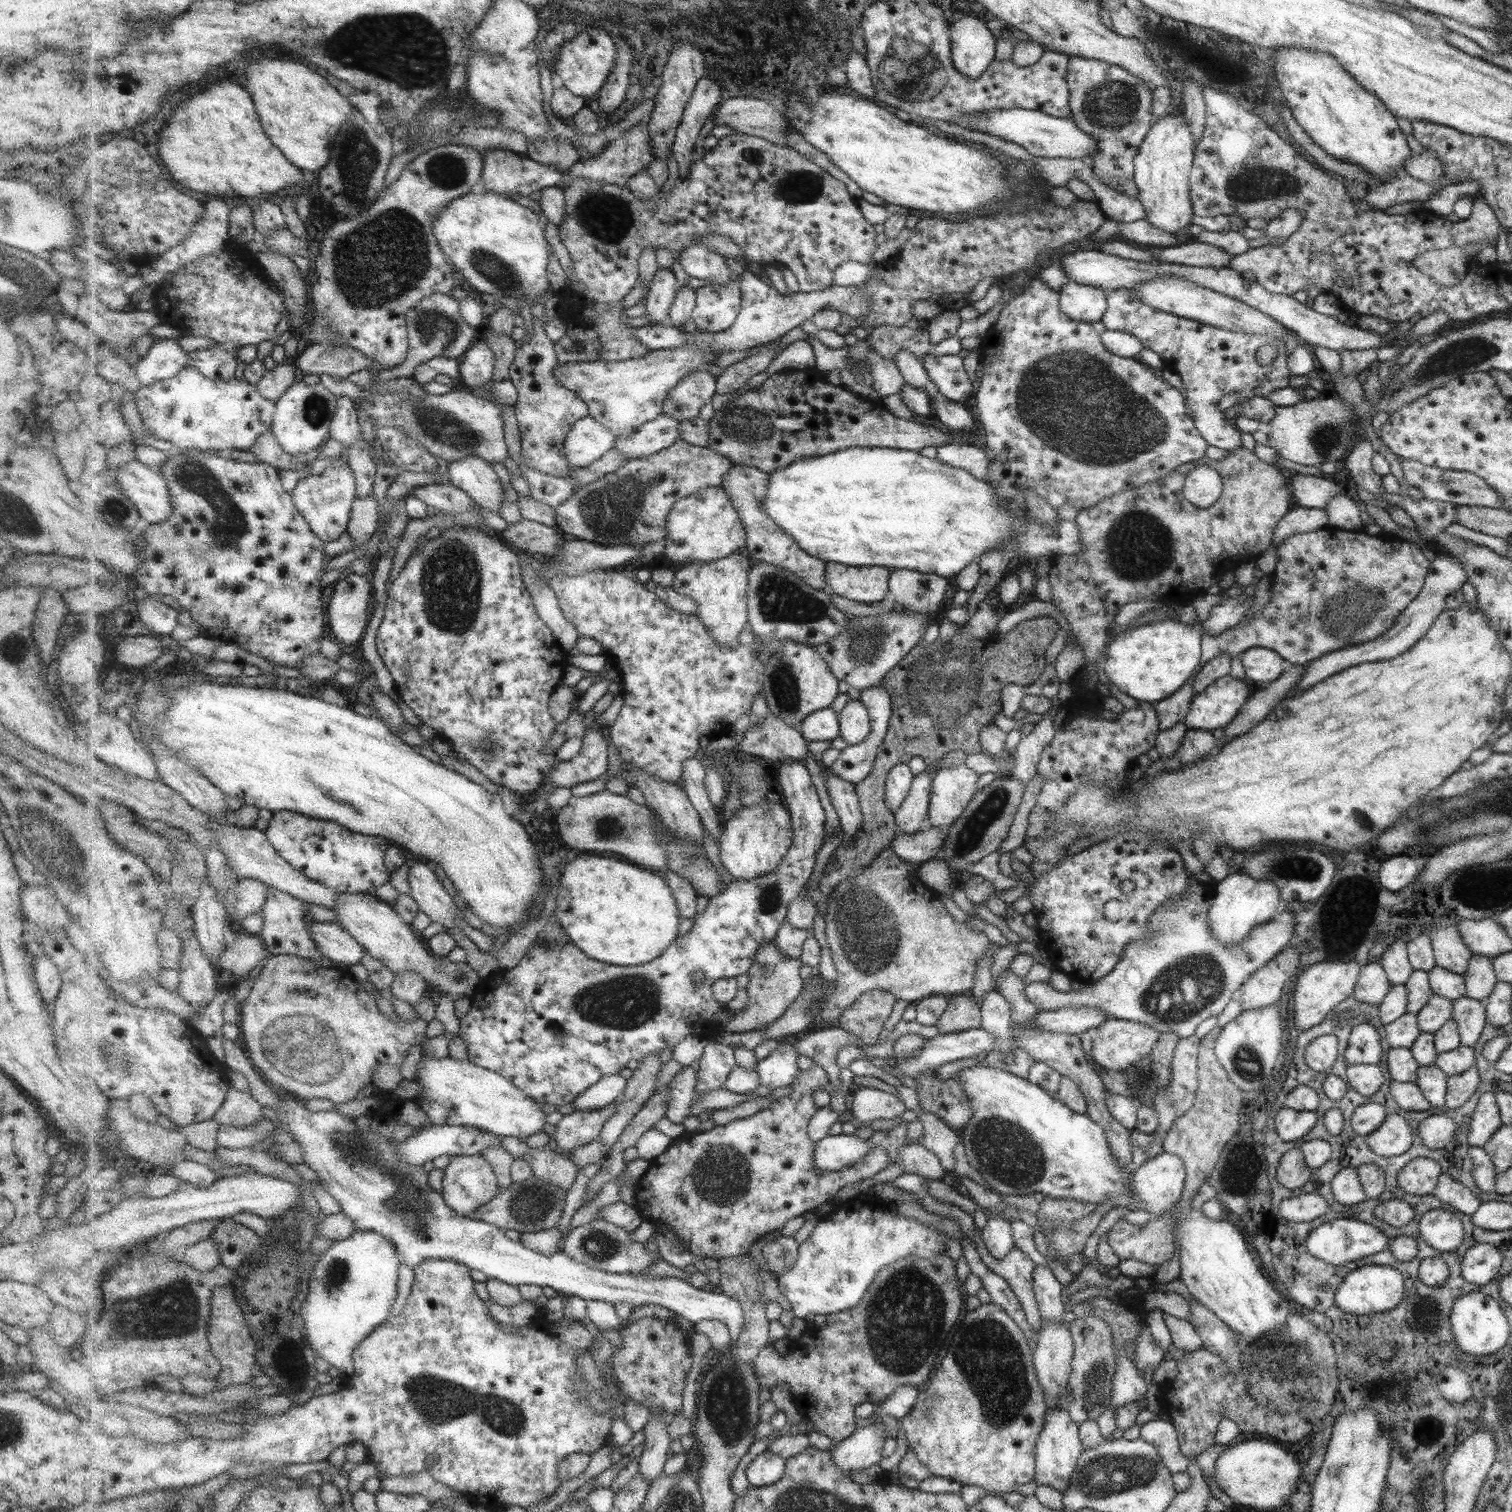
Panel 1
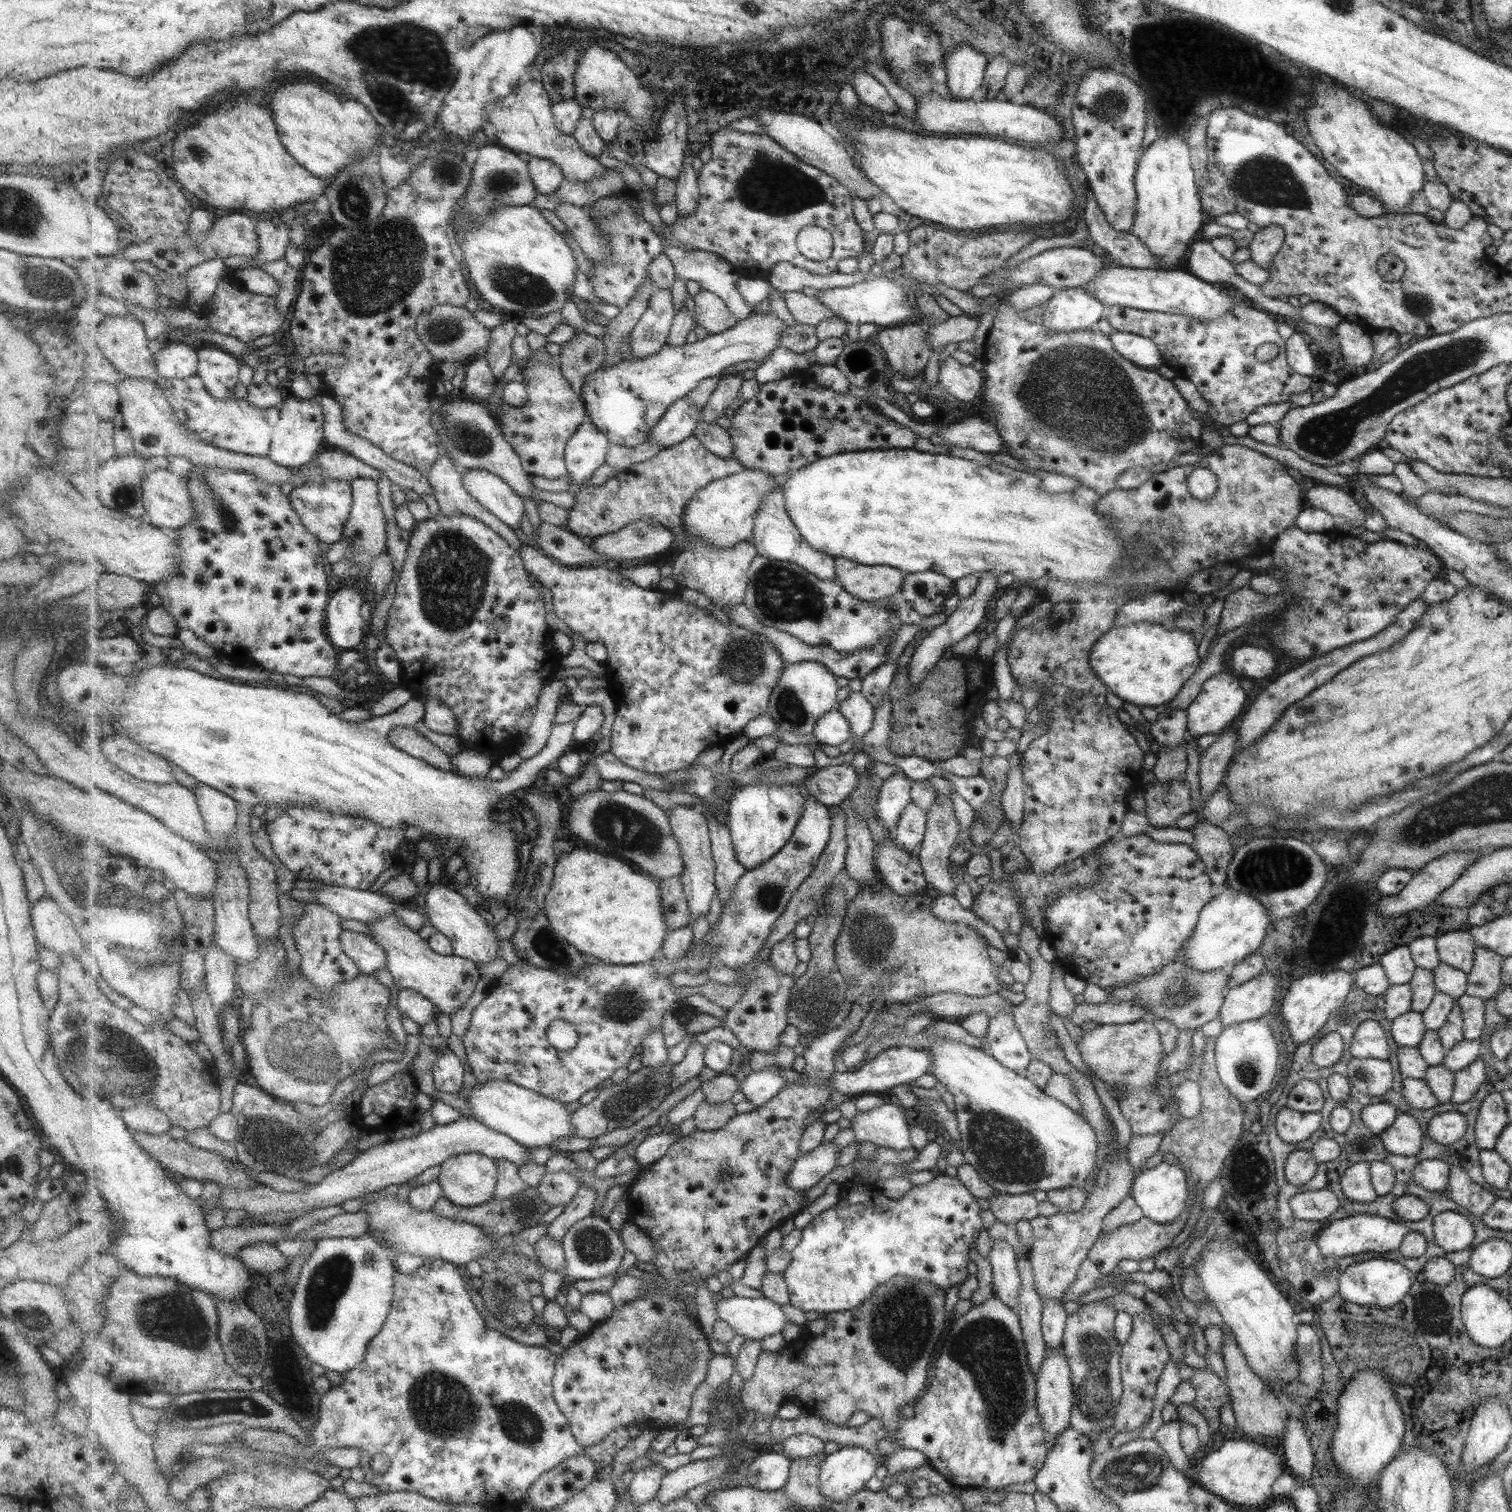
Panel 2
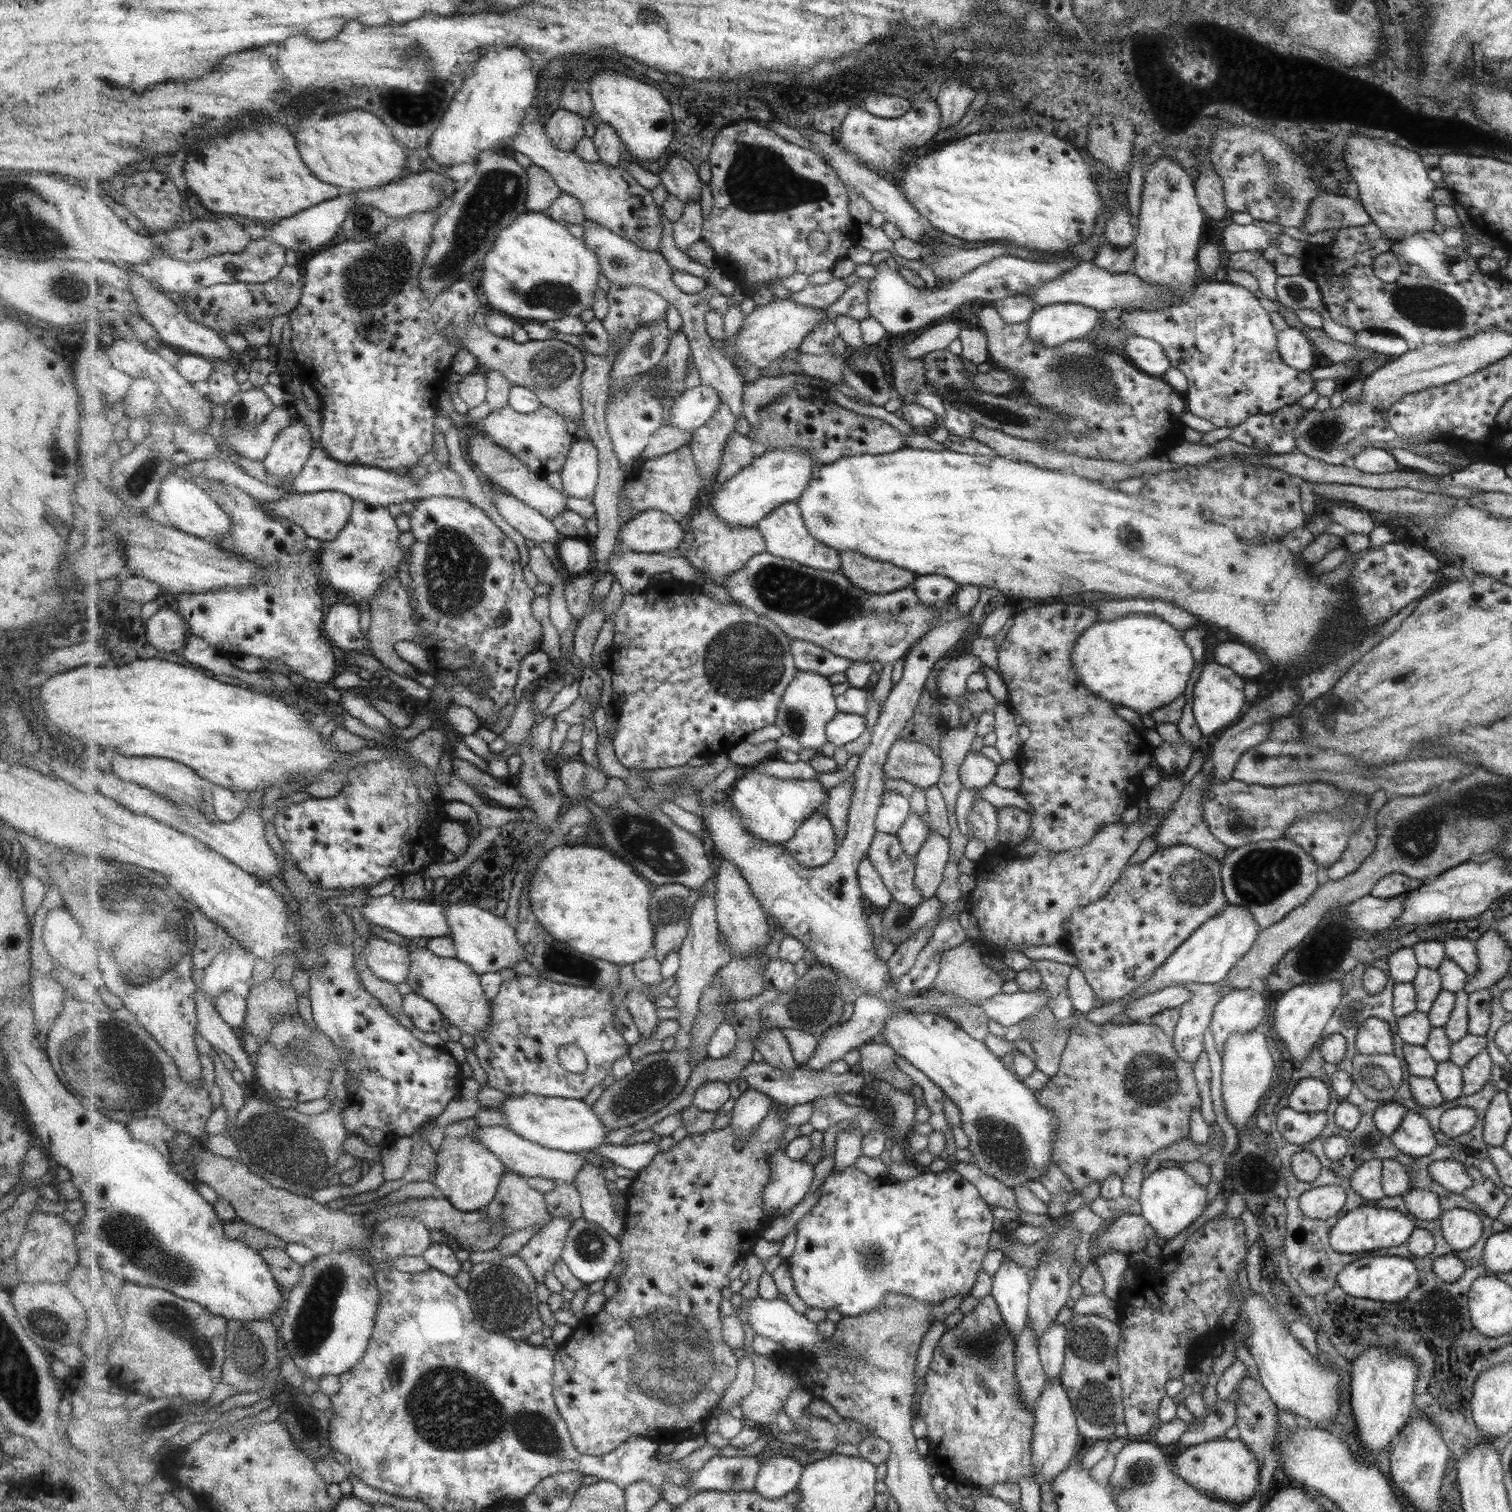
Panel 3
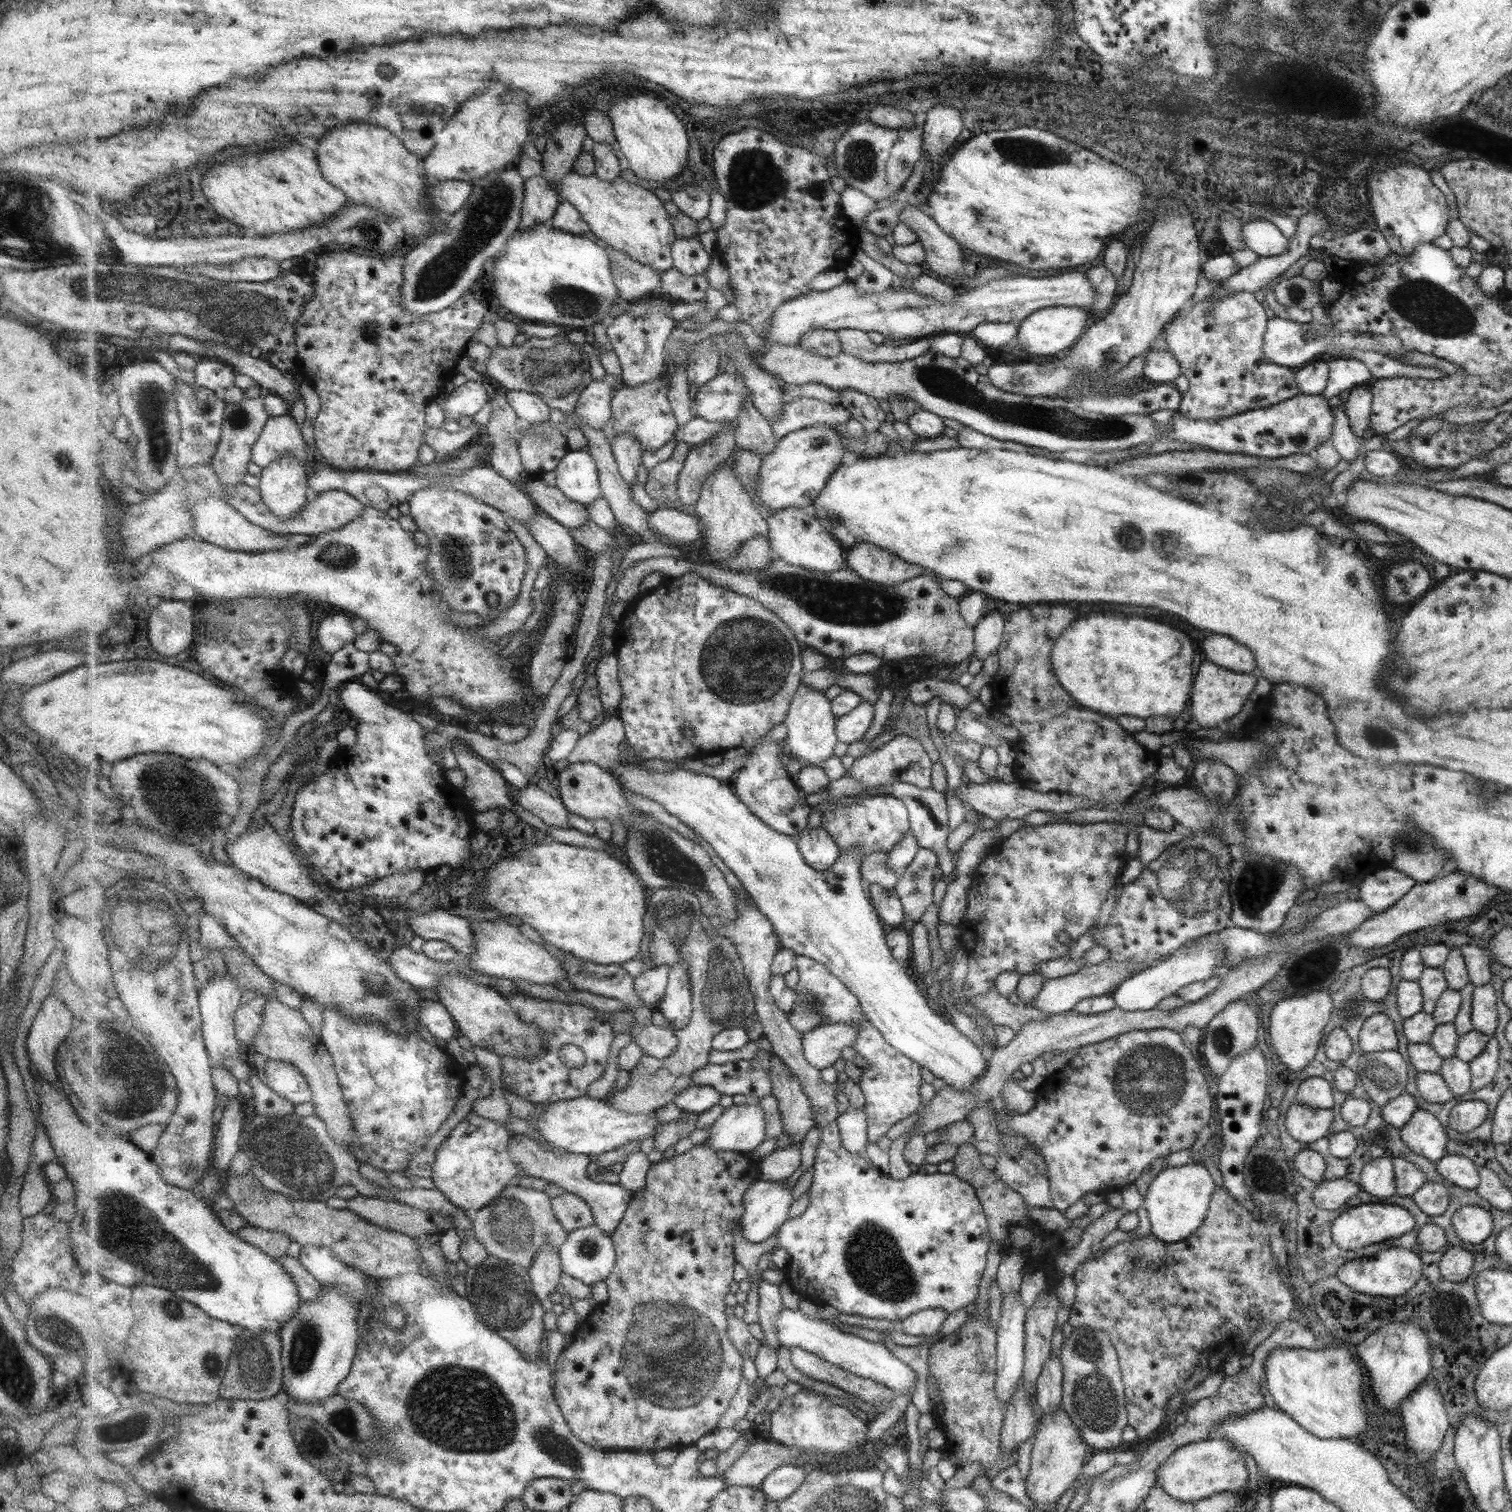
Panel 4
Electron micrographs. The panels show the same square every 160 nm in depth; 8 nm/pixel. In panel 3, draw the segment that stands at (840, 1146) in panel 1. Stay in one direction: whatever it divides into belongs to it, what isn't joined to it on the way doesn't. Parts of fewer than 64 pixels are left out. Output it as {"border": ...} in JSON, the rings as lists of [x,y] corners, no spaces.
{"border":[[[776,1150],[771,1158],[772,1179],[765,1189],[765,1207],[773,1217],[781,1217],[809,1194],[815,1180],[815,1165],[793,1160],[785,1150]]]}

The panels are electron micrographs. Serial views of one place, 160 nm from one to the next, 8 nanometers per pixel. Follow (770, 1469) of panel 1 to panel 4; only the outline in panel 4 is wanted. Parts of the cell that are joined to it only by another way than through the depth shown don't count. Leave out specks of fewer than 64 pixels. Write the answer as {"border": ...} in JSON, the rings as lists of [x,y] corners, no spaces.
{"border":[[[789,1463],[781,1468],[776,1468],[762,1482],[762,1491],[765,1499],[774,1501],[785,1501],[795,1494],[796,1490],[806,1481],[806,1466],[799,1466]]]}

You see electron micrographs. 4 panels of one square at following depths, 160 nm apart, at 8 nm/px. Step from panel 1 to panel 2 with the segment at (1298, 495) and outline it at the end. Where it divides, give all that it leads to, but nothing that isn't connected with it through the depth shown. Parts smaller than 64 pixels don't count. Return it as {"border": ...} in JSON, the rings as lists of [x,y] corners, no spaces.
{"border":[[[1316,483],[1305,492],[1307,504],[1311,508],[1319,508],[1330,515],[1341,516],[1353,526],[1364,523],[1364,512],[1353,501],[1351,495],[1337,489],[1337,486]]]}

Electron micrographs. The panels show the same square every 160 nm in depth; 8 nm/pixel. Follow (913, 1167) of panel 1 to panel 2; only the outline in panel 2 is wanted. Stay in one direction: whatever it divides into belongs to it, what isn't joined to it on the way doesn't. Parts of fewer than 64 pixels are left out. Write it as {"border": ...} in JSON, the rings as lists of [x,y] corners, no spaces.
{"border":[[[885,1104],[865,1113],[856,1113],[851,1127],[856,1141],[873,1143],[893,1150],[911,1148],[903,1112],[893,1104]]]}

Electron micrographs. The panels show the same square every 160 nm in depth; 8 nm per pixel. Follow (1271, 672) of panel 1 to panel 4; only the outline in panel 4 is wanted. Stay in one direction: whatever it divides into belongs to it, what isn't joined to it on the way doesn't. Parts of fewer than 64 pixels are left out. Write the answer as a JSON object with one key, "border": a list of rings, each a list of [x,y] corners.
{"border":[[[1211,633],[1201,642],[1200,652],[1205,661],[1215,663],[1215,666],[1245,674],[1256,672],[1252,653],[1231,638]]]}

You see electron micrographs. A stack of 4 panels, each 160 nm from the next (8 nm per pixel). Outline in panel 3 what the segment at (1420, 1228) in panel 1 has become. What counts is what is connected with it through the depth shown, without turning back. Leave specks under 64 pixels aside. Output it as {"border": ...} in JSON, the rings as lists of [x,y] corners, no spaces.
{"border":[[[1469,1210],[1443,1211],[1443,1214],[1437,1219],[1444,1241],[1454,1251],[1471,1248],[1477,1242],[1477,1238],[1481,1236],[1481,1219]]]}

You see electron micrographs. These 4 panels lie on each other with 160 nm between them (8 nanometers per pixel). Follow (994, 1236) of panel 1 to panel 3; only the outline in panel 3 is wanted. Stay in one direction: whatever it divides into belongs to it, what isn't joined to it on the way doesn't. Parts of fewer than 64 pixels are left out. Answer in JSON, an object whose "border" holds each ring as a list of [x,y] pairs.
{"border":[[[1004,1258],[991,1276],[990,1295],[1002,1315],[1006,1329],[1017,1338],[1028,1318],[1028,1290],[1030,1282],[1026,1270],[1012,1260]]]}

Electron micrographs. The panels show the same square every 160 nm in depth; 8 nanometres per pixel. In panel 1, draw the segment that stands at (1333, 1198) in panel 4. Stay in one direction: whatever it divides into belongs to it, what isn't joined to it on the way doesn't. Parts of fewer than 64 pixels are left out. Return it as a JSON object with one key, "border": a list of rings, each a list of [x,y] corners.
{"border":[[[1302,1194],[1279,1202],[1279,1215],[1285,1222],[1309,1222],[1327,1210],[1327,1203],[1318,1194]]]}

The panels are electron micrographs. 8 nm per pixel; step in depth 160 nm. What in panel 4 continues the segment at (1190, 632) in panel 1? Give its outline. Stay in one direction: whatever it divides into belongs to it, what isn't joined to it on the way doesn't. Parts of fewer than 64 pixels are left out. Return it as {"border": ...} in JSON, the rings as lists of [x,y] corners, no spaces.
{"border":[[[1089,616],[1068,626],[1054,643],[1050,663],[1058,681],[1087,710],[1116,718],[1121,715],[1145,719],[1165,716],[1175,720],[1183,711],[1191,688],[1191,642],[1189,638],[1159,622],[1125,616]]]}

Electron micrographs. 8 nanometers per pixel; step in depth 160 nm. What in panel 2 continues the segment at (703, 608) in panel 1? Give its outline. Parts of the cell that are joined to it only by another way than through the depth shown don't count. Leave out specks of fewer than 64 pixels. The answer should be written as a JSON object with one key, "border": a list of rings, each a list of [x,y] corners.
{"border":[[[693,538],[689,549],[679,554],[674,561],[673,579],[680,588],[689,588],[705,594],[717,607],[741,605],[750,586],[750,568],[758,556],[758,547],[752,540],[731,548],[717,548],[712,544],[706,544],[702,538]]]}

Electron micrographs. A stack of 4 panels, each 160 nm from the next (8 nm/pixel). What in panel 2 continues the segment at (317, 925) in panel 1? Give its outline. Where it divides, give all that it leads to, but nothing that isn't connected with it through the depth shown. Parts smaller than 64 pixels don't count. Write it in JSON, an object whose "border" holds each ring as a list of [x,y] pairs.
{"border":[[[344,930],[340,936],[341,946],[365,975],[386,968],[387,955],[369,934]]]}

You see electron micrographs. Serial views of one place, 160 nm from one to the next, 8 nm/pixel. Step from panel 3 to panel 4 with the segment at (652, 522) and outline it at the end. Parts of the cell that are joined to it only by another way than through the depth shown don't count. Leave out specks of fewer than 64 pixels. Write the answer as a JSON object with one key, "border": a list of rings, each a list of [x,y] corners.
{"border":[[[660,507],[650,513],[649,520],[650,528],[668,538],[673,546],[685,547],[702,540],[702,524],[696,515],[693,517],[676,509]]]}

